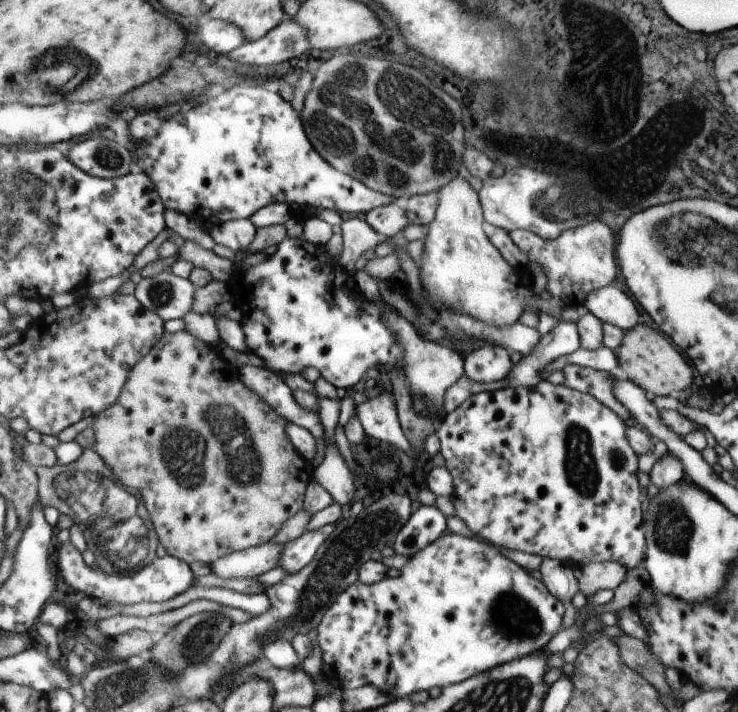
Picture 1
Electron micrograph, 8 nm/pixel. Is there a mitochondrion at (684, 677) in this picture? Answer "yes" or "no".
no

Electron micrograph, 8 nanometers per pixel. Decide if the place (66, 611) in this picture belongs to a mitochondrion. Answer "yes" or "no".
no

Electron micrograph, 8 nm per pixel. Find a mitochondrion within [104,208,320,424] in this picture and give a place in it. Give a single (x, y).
(160, 293)

